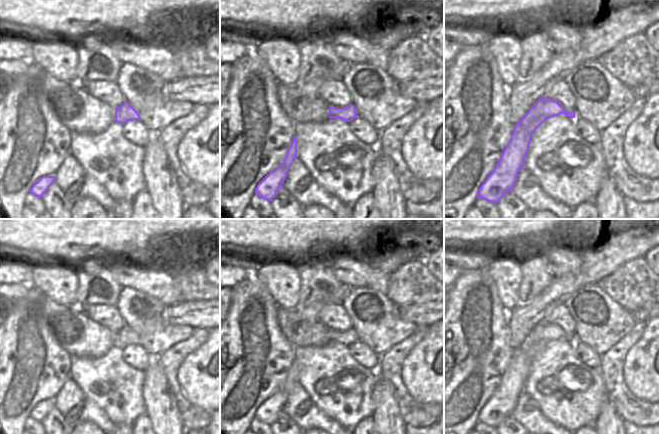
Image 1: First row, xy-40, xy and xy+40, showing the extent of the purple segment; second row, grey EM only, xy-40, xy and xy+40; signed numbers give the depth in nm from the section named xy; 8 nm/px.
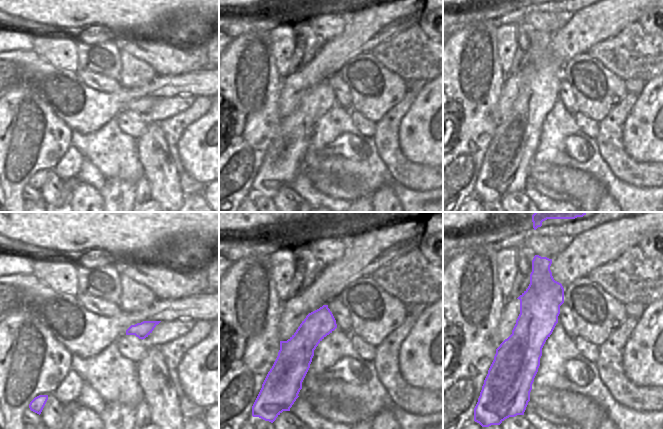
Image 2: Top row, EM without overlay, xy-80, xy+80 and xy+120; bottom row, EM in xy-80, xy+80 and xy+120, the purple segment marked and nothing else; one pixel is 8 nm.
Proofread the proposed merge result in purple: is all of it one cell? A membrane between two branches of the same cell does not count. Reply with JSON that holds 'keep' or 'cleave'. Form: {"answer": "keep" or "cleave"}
{"answer": "keep"}

